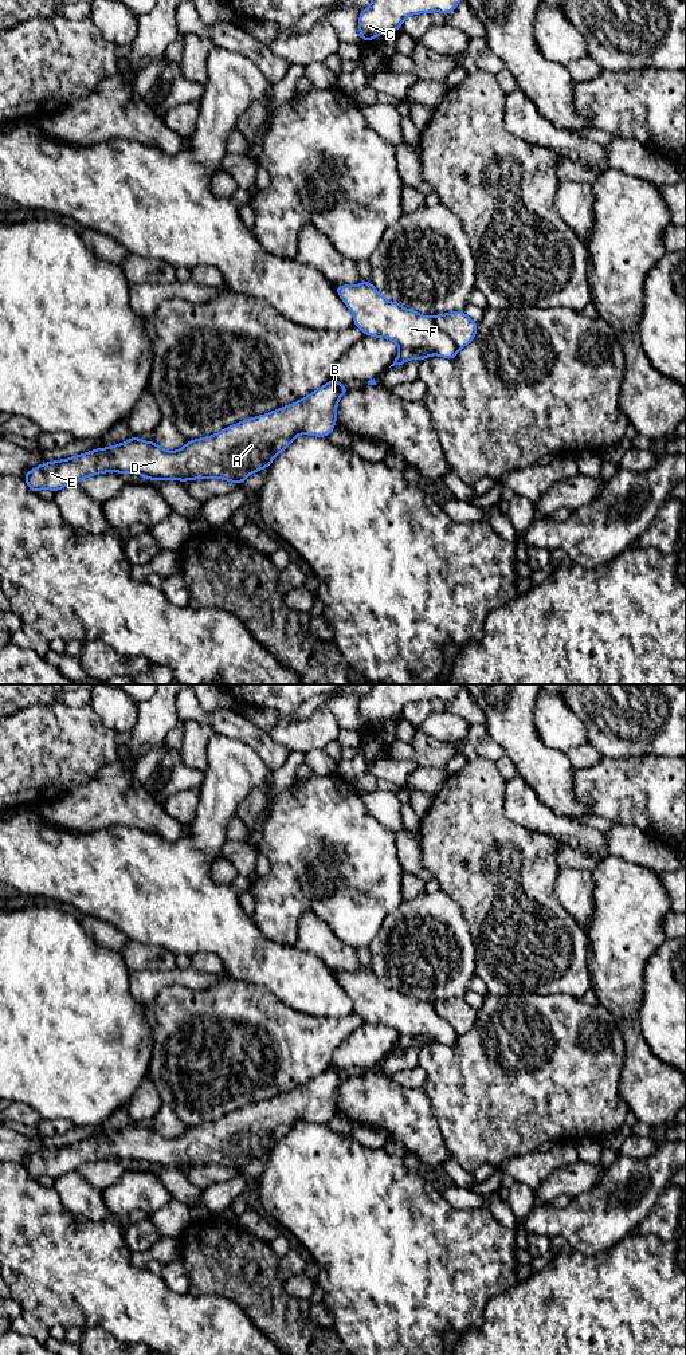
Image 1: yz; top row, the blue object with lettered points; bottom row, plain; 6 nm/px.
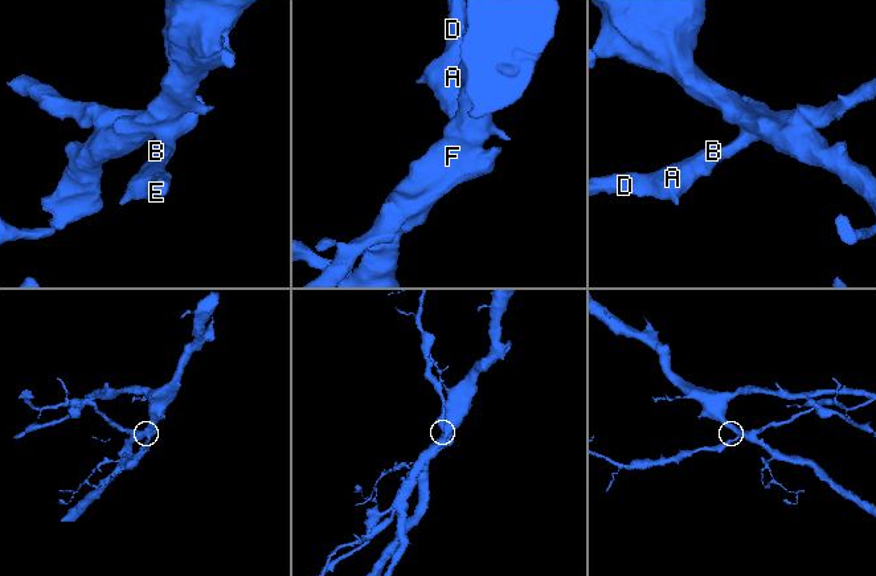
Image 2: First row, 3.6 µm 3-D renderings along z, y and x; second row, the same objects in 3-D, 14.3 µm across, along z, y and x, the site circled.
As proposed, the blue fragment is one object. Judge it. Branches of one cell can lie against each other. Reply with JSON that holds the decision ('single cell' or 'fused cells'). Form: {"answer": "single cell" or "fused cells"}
{"answer": "fused cells"}

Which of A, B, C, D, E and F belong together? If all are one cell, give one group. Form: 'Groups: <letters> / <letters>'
Groups: A B D E / C F

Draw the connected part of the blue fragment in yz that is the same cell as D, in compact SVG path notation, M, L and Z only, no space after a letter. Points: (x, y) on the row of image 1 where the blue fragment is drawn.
M332 378L299 401L239 421L215 435L187 440L177 451L132 436L113 447L42 463L23 478L35 494L43 488L56 492L111 471L157 482L223 479L240 484L252 472L268 468L298 435L329 437L337 423L338 401L348 392L342 382Z

